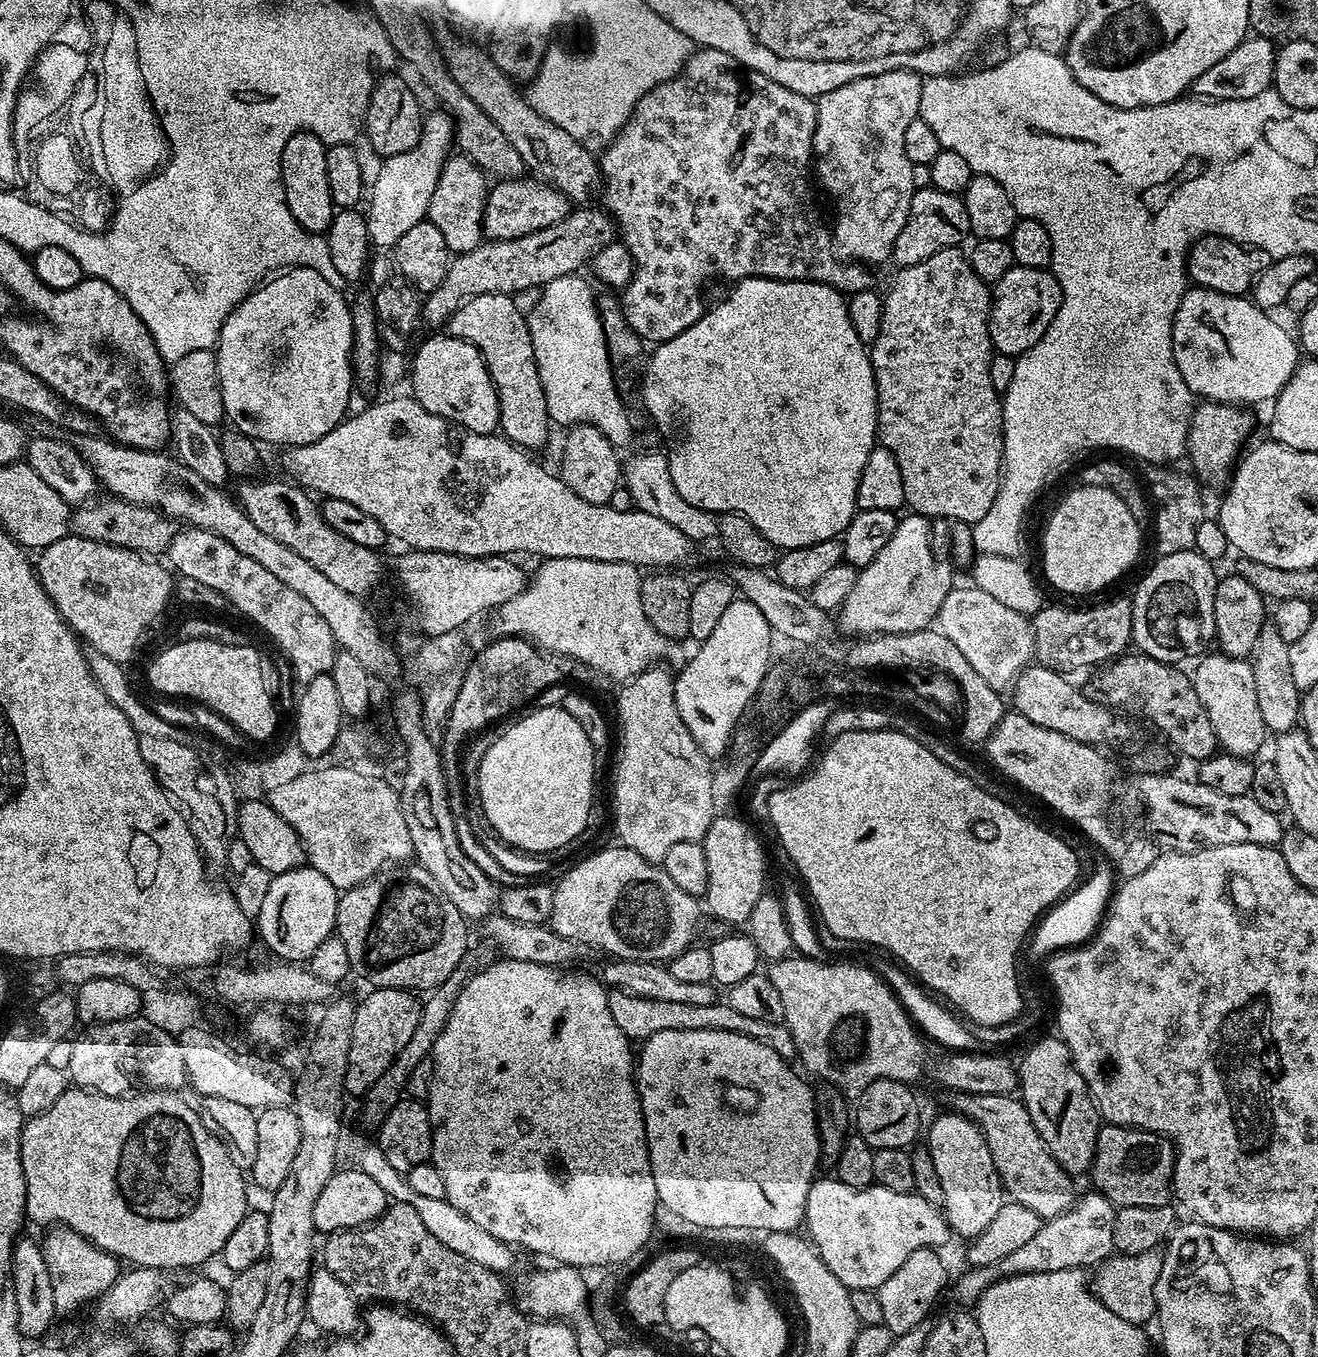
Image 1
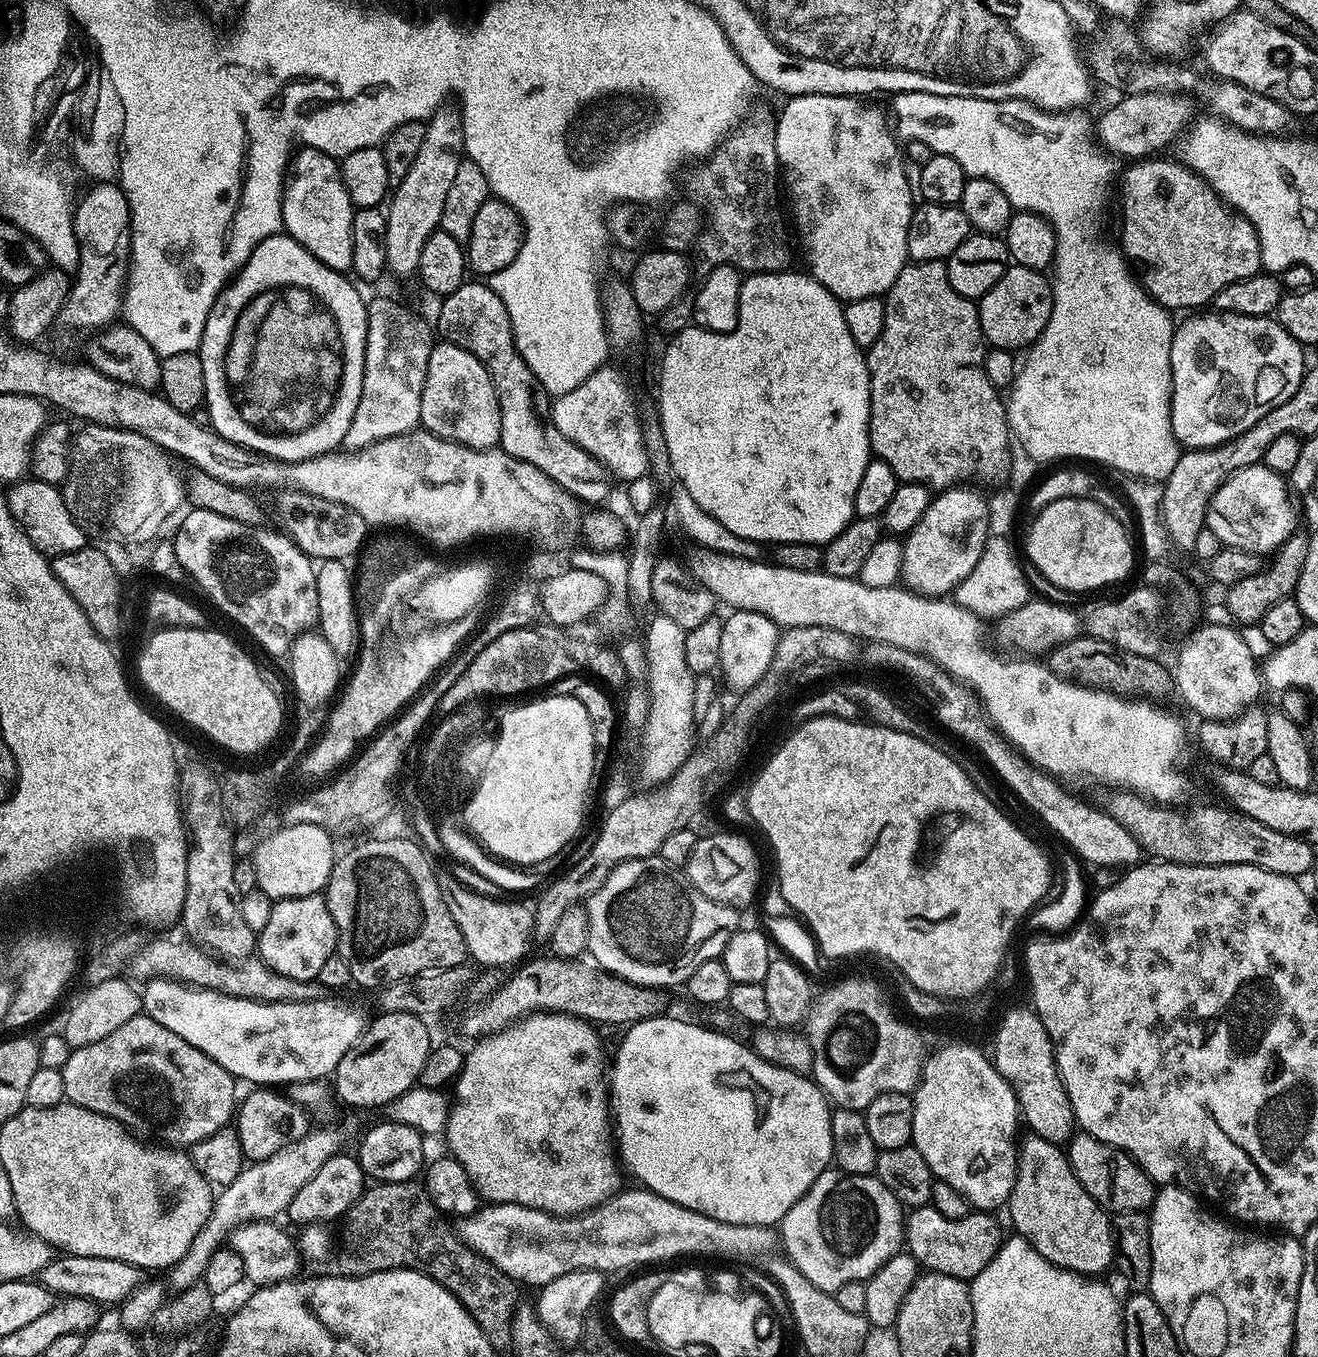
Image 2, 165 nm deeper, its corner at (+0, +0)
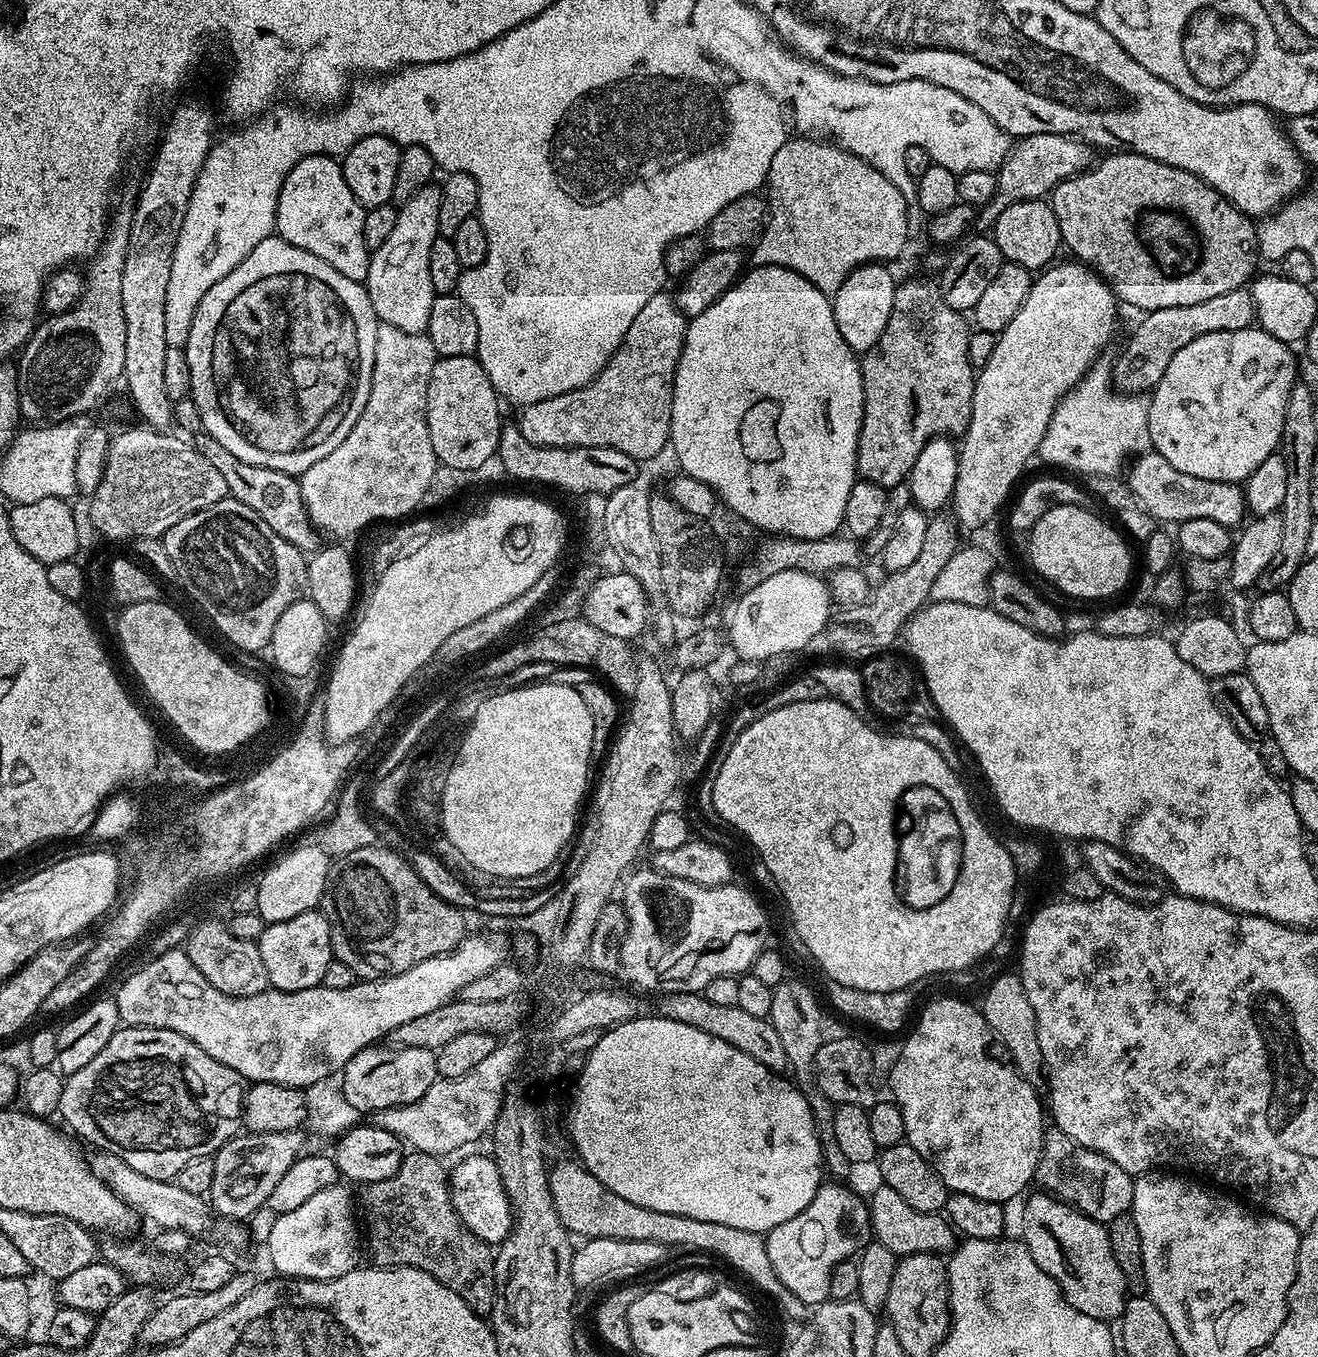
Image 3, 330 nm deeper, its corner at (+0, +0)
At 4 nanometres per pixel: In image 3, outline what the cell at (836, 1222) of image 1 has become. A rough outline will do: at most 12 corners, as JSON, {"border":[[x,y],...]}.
{"border":[[821,1183],[810,1206],[765,1235],[768,1258],[802,1303],[868,1247],[869,1205]]}

